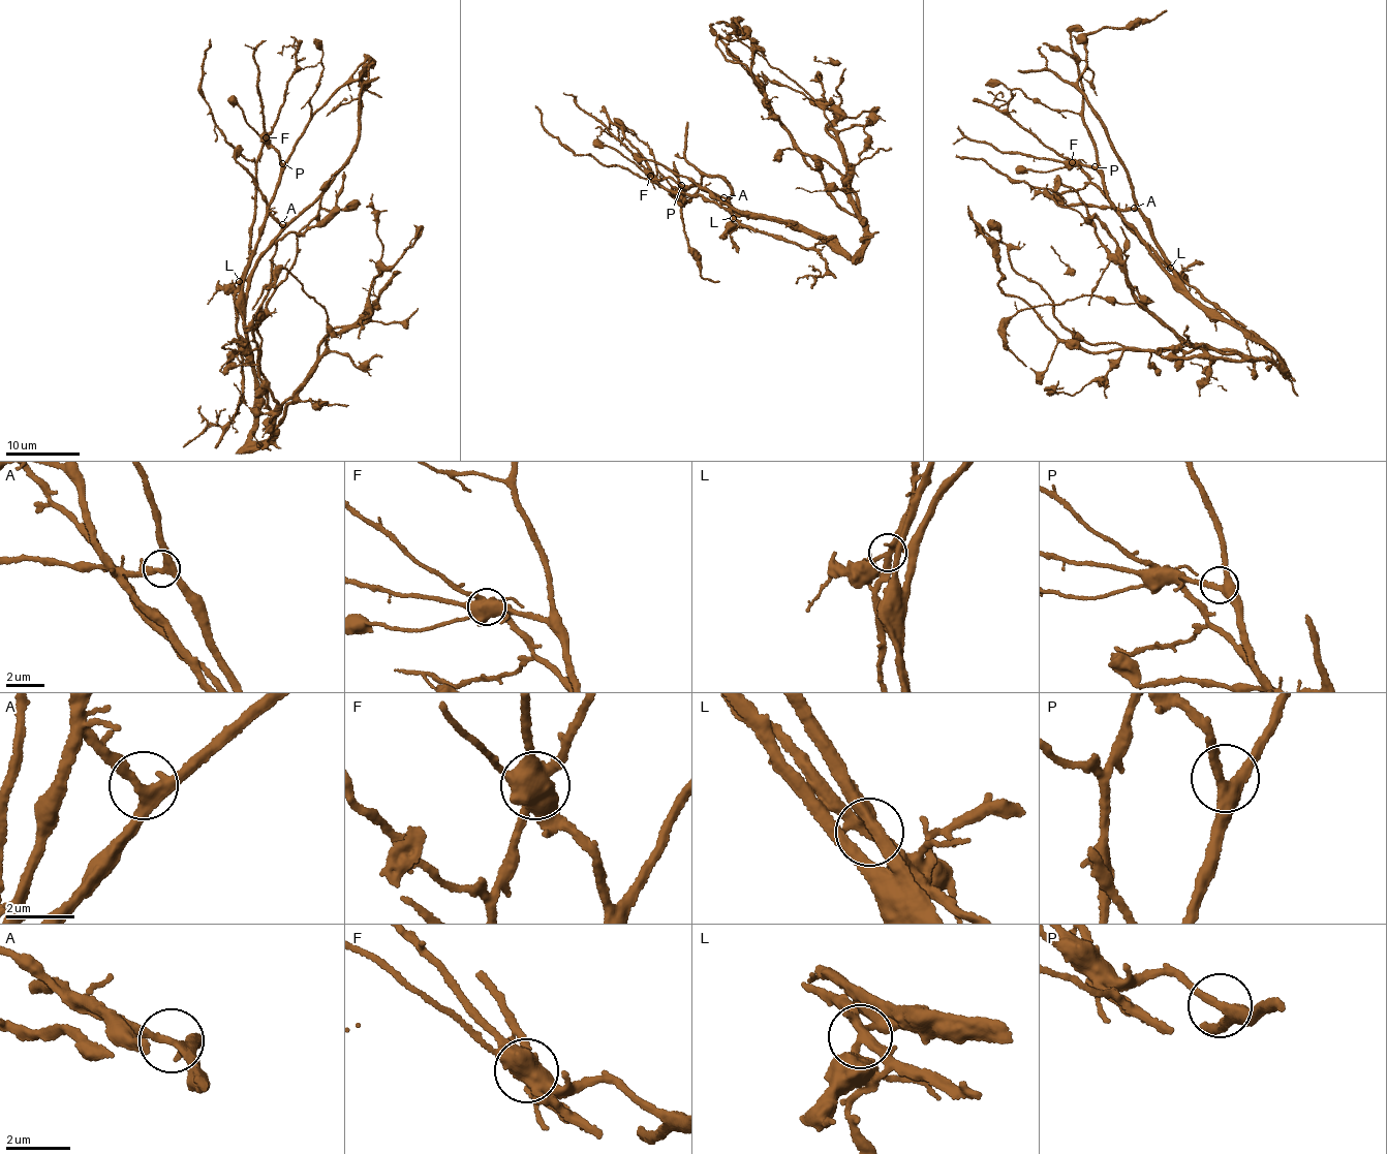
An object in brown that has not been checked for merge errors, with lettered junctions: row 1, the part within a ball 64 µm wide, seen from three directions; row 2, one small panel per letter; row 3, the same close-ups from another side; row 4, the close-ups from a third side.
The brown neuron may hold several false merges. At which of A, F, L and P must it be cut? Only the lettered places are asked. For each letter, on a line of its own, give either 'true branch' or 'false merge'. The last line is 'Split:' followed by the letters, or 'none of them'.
A: true branch
F: false merge
L: false merge
P: true branch
Split: F, L

